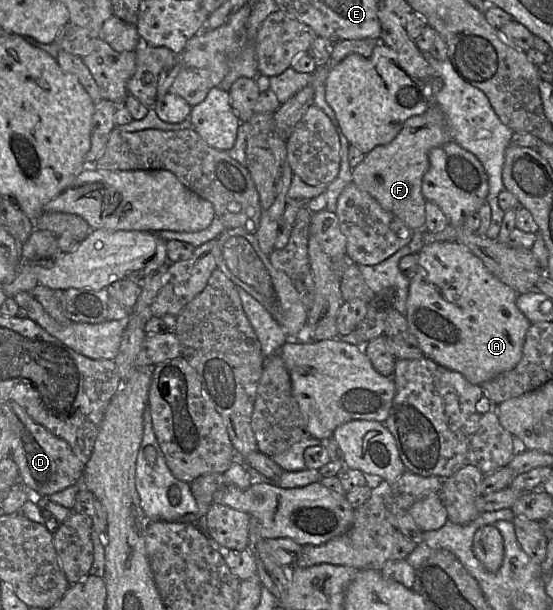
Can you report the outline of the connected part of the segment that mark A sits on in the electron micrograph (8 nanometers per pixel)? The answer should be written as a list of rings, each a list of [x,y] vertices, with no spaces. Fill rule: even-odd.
[[[435,242],[418,252],[415,275],[410,278],[405,317],[424,356],[461,373],[472,384],[482,385],[516,367],[522,358],[526,333],[531,322],[516,305],[518,294],[496,278],[466,246],[455,242]]]

